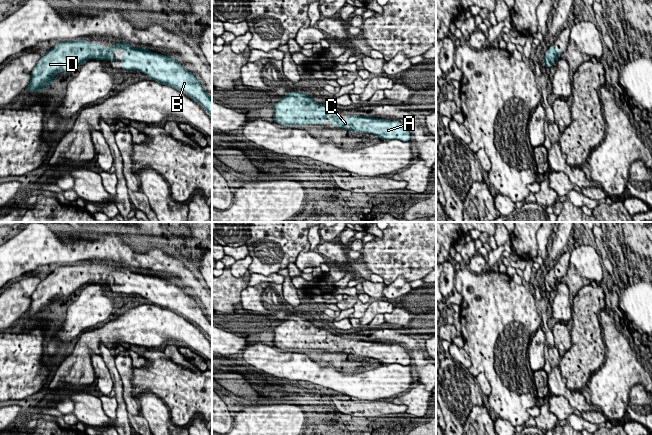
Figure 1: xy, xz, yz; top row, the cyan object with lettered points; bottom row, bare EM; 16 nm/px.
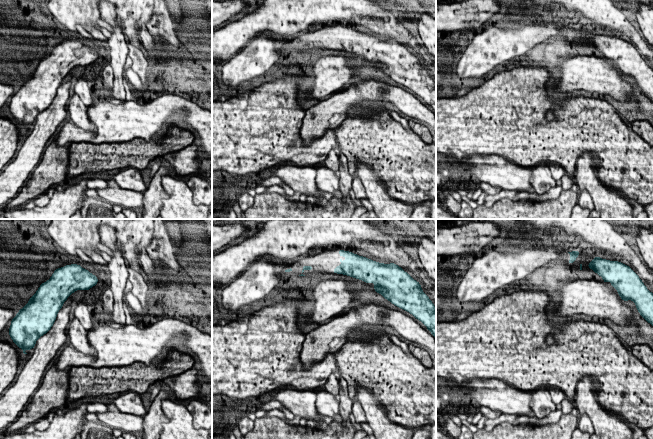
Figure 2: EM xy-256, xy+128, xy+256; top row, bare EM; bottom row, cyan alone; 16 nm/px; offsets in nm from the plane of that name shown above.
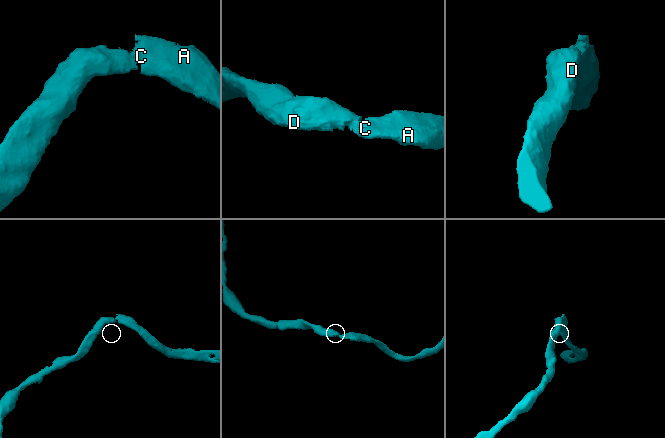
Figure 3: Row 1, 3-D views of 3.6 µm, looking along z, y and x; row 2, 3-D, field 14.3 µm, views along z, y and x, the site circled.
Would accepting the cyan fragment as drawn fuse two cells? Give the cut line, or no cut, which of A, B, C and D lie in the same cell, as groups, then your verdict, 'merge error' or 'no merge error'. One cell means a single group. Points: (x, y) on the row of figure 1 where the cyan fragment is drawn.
cut none; groups A B C D; no merge error

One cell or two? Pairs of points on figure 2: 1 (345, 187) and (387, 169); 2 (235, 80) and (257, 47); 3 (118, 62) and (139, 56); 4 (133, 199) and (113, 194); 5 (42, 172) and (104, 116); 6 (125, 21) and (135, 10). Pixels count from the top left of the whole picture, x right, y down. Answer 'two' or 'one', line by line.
1: two
2: one
3: two
4: one
5: two
6: one

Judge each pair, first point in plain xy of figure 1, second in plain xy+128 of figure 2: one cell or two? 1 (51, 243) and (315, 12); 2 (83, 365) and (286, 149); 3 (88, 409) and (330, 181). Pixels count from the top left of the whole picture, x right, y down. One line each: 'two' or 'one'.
1: one
2: two
3: two

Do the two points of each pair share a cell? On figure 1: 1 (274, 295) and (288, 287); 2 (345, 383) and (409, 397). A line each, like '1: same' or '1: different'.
1: different
2: different

